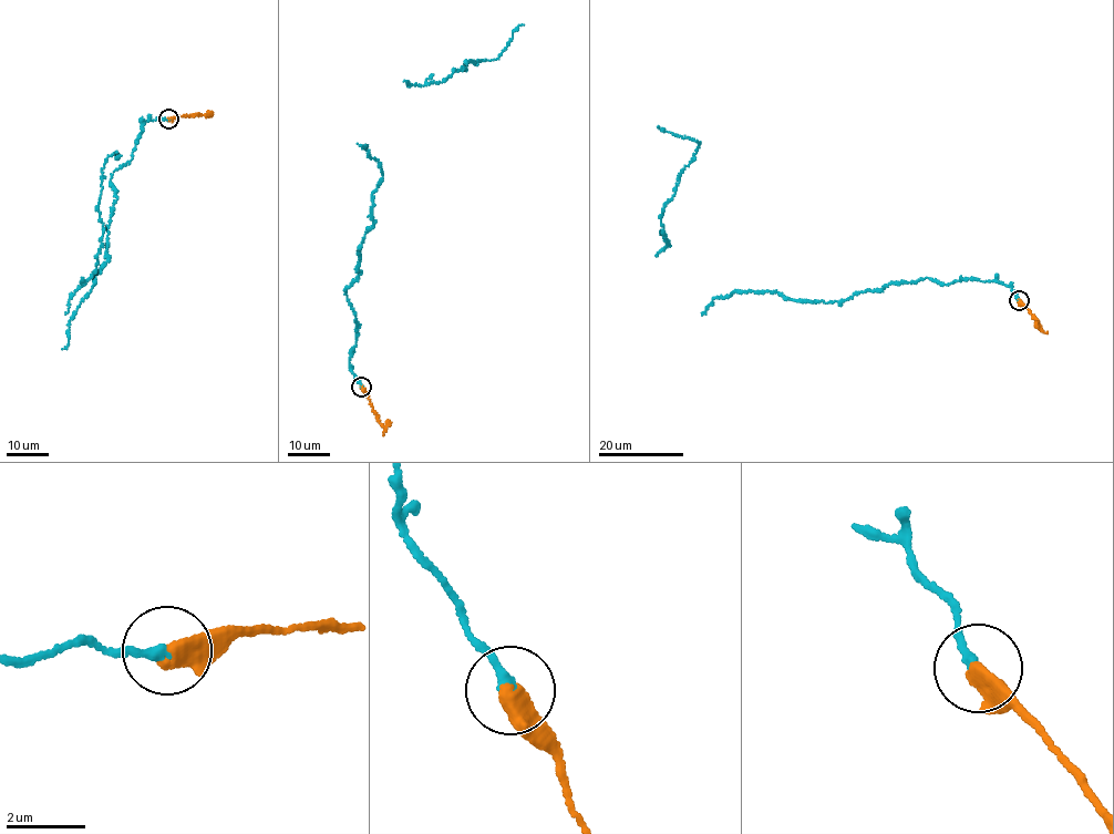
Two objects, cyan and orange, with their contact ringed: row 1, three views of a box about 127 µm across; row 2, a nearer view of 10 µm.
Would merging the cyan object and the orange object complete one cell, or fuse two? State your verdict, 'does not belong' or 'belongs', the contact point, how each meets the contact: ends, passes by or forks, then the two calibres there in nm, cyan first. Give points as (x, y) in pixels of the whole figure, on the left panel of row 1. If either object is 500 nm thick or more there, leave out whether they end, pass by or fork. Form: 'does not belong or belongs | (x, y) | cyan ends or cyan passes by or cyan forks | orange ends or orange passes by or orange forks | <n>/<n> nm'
belongs | (168, 119) | 240/550 nm

